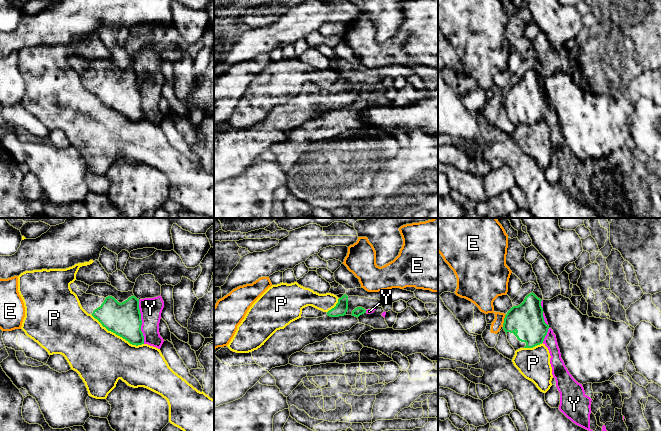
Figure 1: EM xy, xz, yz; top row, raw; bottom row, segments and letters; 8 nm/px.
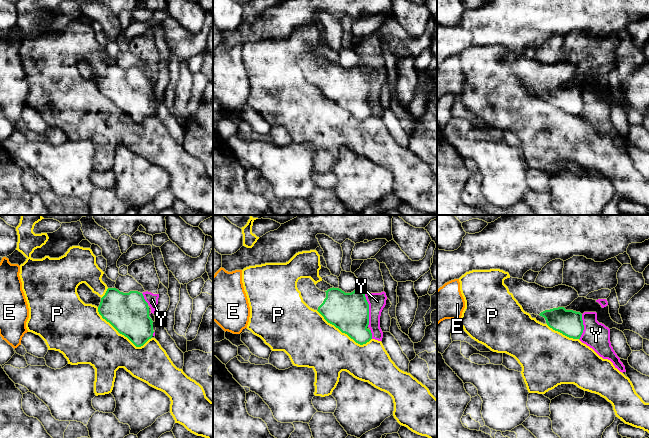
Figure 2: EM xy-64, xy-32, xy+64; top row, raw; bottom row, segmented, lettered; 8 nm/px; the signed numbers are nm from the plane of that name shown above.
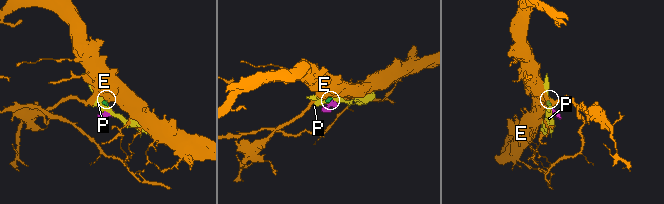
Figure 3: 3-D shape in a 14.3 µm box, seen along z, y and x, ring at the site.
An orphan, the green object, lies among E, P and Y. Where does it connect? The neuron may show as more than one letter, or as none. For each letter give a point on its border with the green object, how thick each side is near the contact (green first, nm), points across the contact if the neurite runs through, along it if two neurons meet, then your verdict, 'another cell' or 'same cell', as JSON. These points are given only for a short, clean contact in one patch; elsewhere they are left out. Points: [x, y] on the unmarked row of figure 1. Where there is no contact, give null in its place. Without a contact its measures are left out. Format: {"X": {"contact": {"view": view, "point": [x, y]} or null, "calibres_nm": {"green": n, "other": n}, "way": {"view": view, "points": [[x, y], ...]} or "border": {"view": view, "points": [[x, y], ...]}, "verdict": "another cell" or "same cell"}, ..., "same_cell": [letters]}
{"E": {"contact": {"view": "yz", "point": [504, 96]}, "calibres_nm": {"green": 260, "other": 180}, "border": {"view": "yz", "points": [[506, 90], [502, 102]]}, "verdict": "another cell"}, "P": {"contact": {"view": "xy", "point": [117, 110]}, "calibres_nm": {"green": 280, "other": 440}, "verdict": "another cell"}, "Y": {"contact": {"view": "xy", "point": [141, 98]}, "calibres_nm": {"green": 280, "other": 180}, "border": {"view": "xy", "points": [[138, 76], [144, 119]]}, "verdict": "another cell"}, "same_cell": []}

